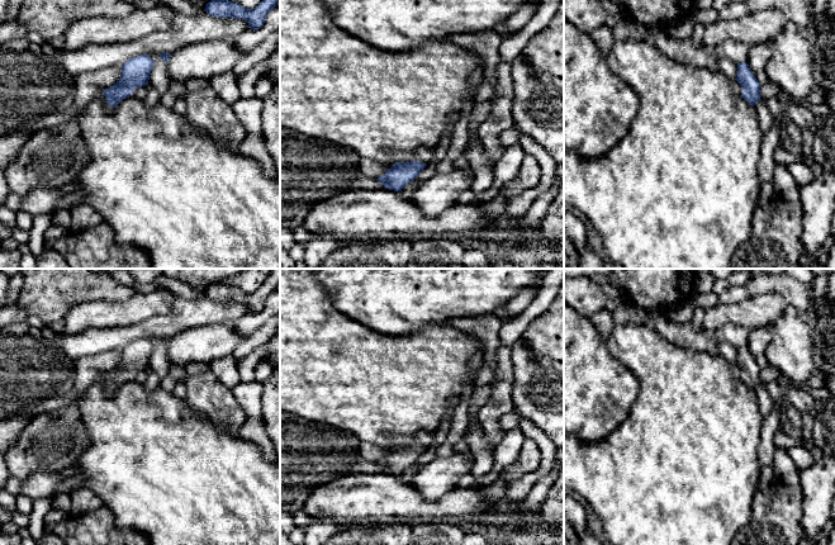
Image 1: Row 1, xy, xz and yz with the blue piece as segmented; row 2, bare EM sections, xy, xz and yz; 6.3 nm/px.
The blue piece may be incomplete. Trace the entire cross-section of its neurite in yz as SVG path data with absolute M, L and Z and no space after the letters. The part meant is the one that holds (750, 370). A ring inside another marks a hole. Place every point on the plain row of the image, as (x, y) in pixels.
M746 346L737 347L737 360L736 365L740 368L743 375L741 380L750 389L755 389L760 385L760 371L762 369L755 362L751 352Z

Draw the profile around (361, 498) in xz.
M386 471L354 473L316 488L303 511L314 520L378 525L409 517L455 517L465 522L489 513L480 489L459 488L437 501L426 499L412 483Z

